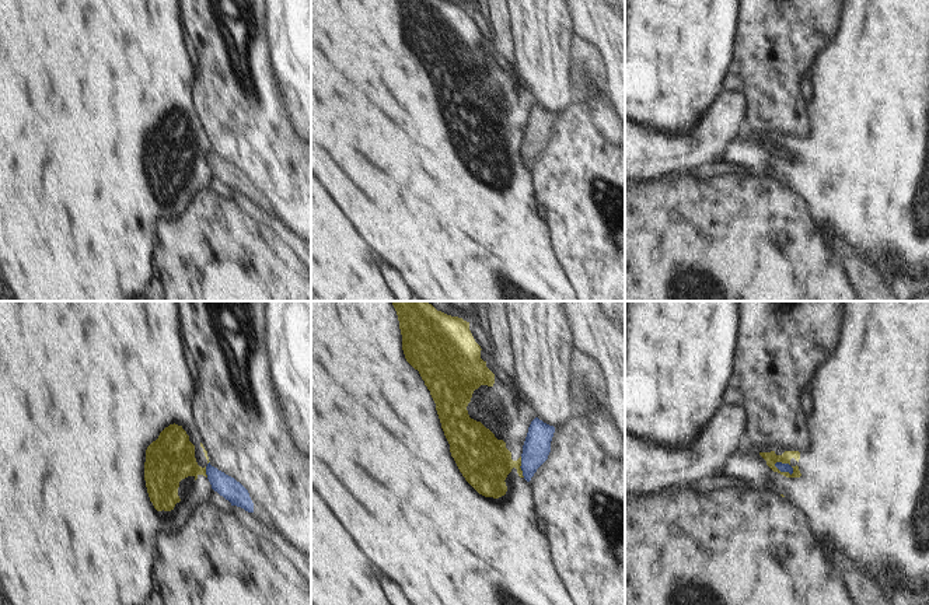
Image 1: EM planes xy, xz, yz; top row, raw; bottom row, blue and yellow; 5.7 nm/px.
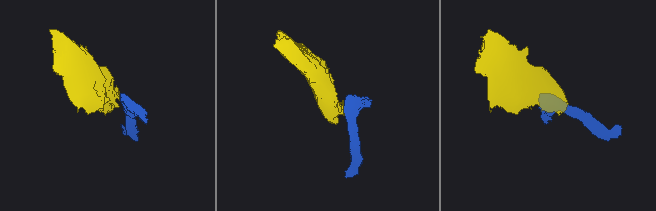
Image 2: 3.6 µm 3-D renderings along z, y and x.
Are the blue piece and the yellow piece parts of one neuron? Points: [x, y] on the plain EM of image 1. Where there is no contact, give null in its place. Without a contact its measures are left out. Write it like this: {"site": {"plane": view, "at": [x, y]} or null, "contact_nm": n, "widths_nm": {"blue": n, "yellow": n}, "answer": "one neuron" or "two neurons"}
{"site": {"plane": "yz", "at": [783, 157]}, "contact_nm": 130, "widths_nm": {"blue": 50, "yellow": 70}, "answer": "two neurons"}

